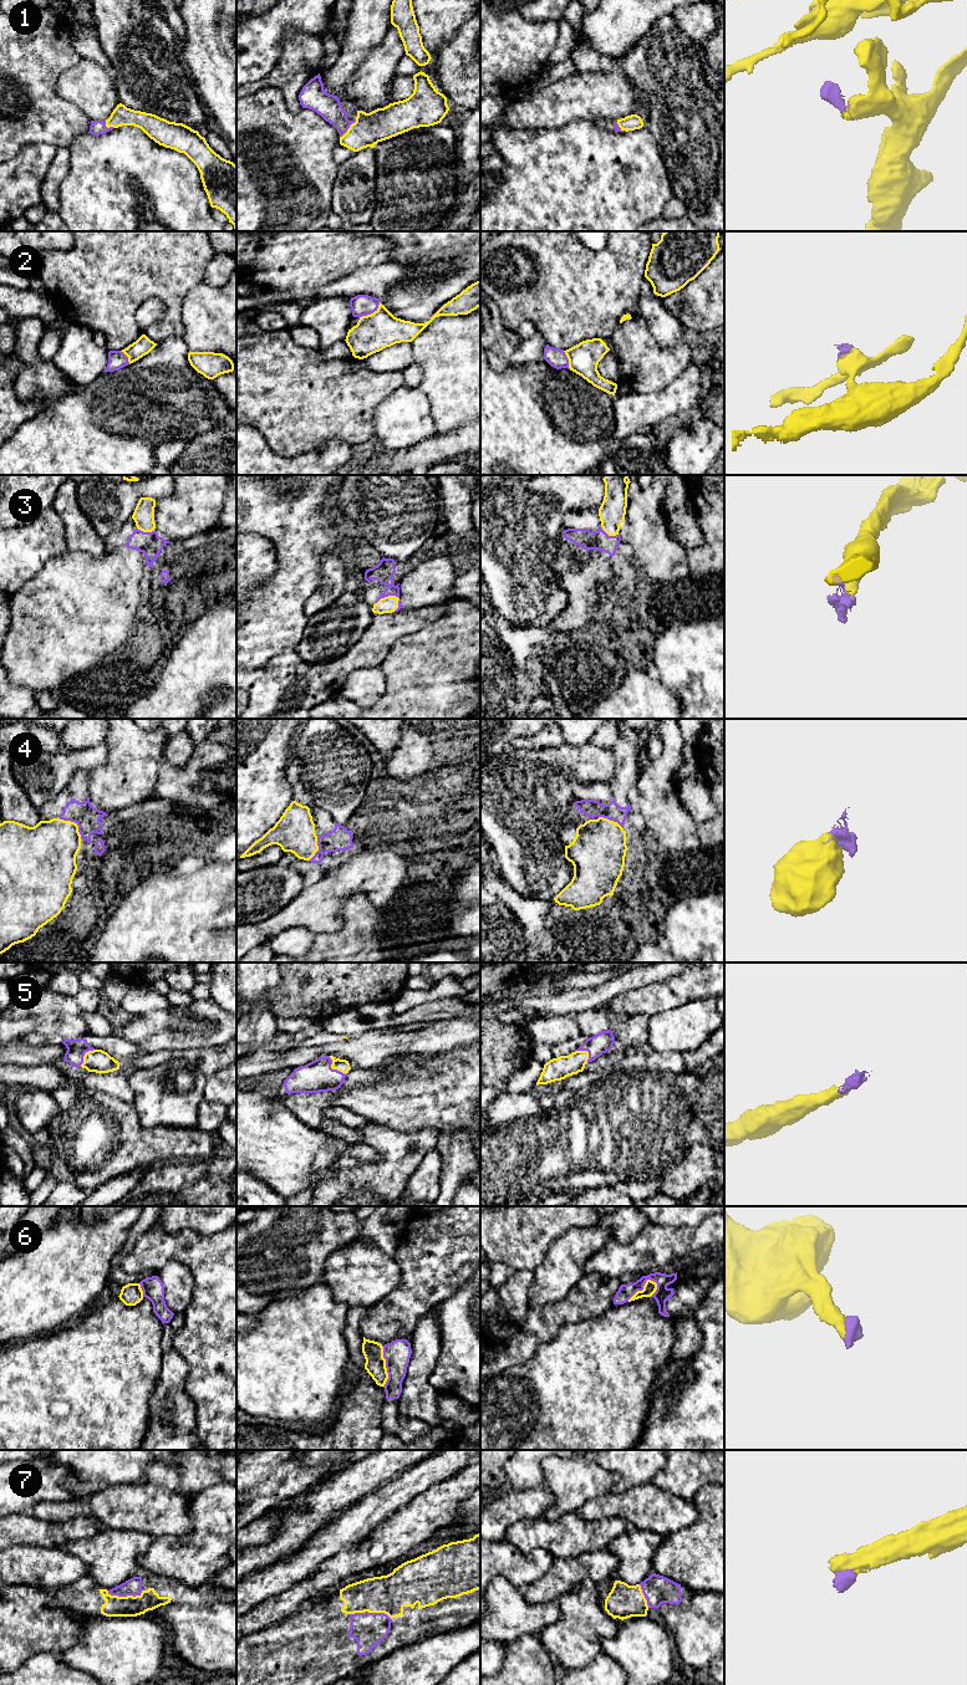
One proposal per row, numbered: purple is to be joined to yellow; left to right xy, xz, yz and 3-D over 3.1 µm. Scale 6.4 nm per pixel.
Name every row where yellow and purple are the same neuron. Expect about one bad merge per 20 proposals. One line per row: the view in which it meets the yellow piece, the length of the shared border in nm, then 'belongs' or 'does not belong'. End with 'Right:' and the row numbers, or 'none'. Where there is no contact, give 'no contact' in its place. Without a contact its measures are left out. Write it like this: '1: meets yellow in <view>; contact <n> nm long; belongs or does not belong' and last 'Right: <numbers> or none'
1: meets yellow in xz; contact 160 nm long; belongs
2: meets yellow in xz; contact 180 nm long; belongs
3: meets yellow in xz; contact 170 nm long; belongs
4: meets yellow in xy; contact 220 nm long; belongs
5: meets yellow in xz; contact 170 nm long; belongs
6: meets yellow in yz; contact 240 nm long; belongs
7: meets yellow in xz; contact 260 nm long; belongs
Right: 1, 2, 3, 4, 5, 6, 7

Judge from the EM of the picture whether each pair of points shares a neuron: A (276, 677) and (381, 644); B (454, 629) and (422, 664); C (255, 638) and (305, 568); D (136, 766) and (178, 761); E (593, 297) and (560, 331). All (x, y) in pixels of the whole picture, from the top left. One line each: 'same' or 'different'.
A: same
B: same
C: same
D: different
E: same

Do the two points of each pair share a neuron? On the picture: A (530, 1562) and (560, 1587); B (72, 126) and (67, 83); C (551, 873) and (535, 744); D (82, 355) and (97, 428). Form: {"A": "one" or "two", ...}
{"A": "two", "B": "two", "C": "two", "D": "two"}

